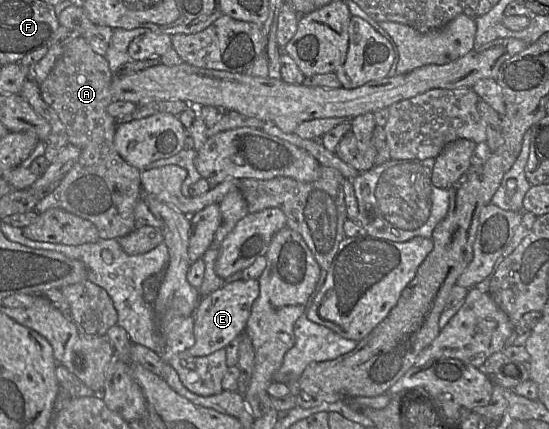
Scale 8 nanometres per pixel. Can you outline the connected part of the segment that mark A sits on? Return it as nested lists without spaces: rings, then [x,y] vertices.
[[[77,37],[64,46],[62,55],[40,84],[43,99],[57,113],[66,129],[68,142],[80,149],[80,156],[57,188],[40,200],[34,210],[40,214],[51,208],[60,208],[87,219],[96,226],[100,239],[120,238],[132,232],[136,228],[134,209],[143,196],[141,170],[128,164],[114,146],[117,122],[107,112],[107,107],[113,102],[110,91],[112,80],[107,59],[97,54],[83,37]]]

